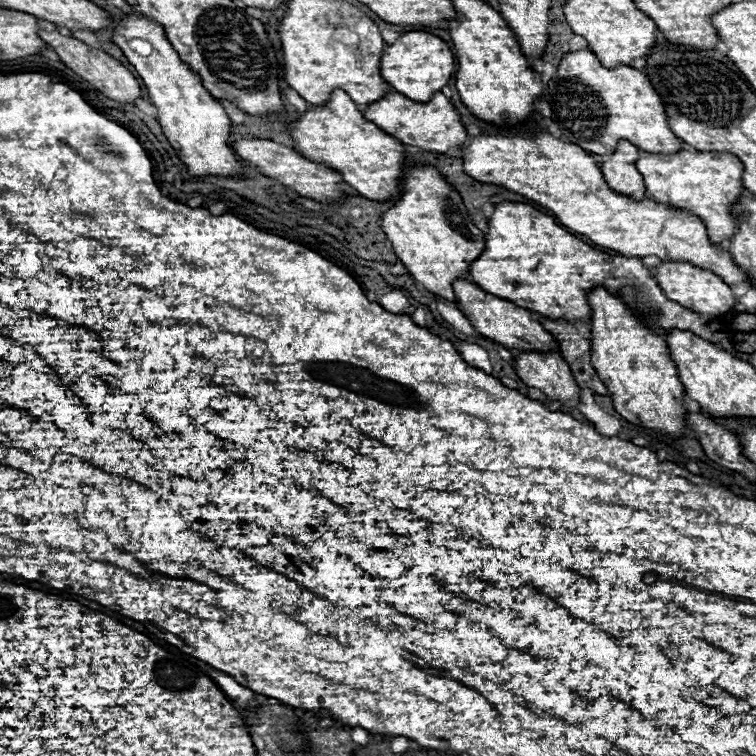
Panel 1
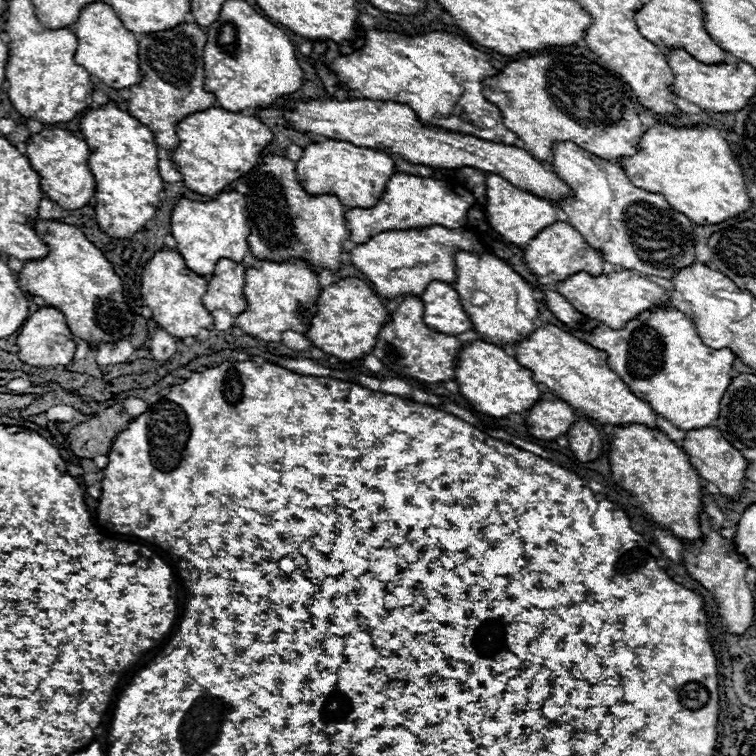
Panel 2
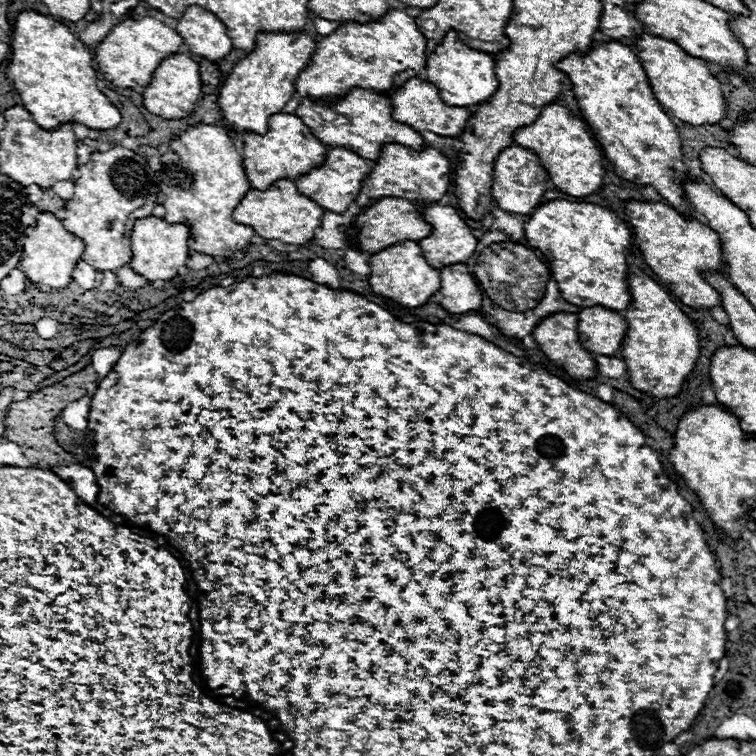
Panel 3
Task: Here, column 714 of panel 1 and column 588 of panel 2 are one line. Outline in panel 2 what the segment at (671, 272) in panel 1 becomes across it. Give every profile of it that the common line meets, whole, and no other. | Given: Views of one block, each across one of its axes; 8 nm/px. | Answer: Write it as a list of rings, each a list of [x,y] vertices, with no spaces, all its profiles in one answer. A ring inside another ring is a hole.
[[[632,270],[612,272],[610,276],[590,276],[586,272],[578,272],[568,280],[560,282],[556,292],[560,292],[578,312],[588,318],[596,318],[610,328],[624,328],[626,322],[634,320],[640,312],[646,312],[654,306],[670,306],[672,300],[662,286],[646,280]]]

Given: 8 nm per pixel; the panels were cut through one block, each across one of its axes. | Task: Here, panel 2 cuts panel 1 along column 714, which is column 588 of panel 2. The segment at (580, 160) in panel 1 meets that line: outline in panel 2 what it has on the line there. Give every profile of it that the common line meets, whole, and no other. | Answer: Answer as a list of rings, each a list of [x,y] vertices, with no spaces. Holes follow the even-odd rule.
[[[556,222],[548,228],[544,228],[542,232],[538,232],[528,244],[526,244],[526,250],[524,250],[524,262],[526,266],[530,268],[530,272],[534,276],[548,276],[556,282],[562,282],[566,278],[570,278],[572,274],[578,274],[578,272],[588,272],[590,276],[600,276],[602,274],[602,258],[600,254],[590,248],[586,244],[586,240],[582,238],[582,234],[576,232],[574,226],[566,224],[566,222]]]

